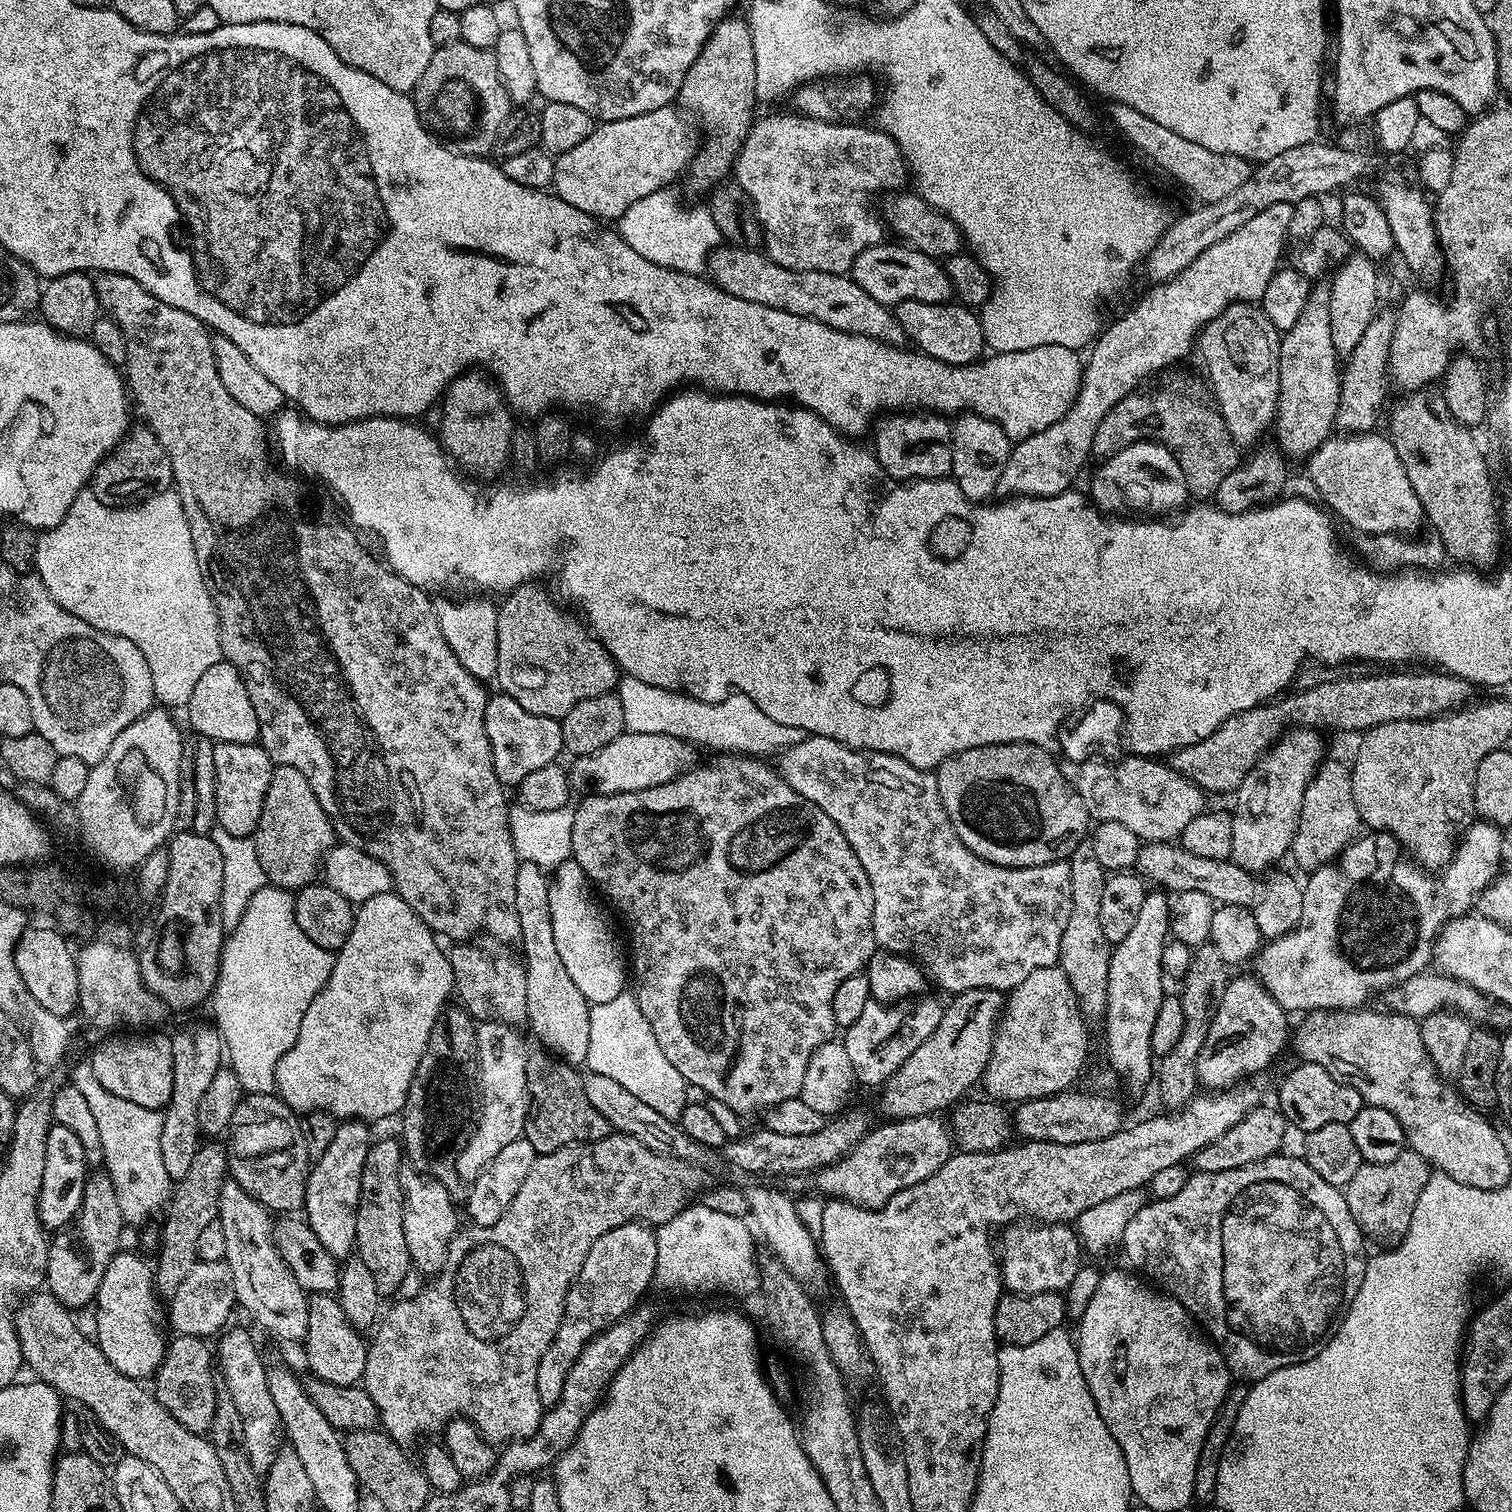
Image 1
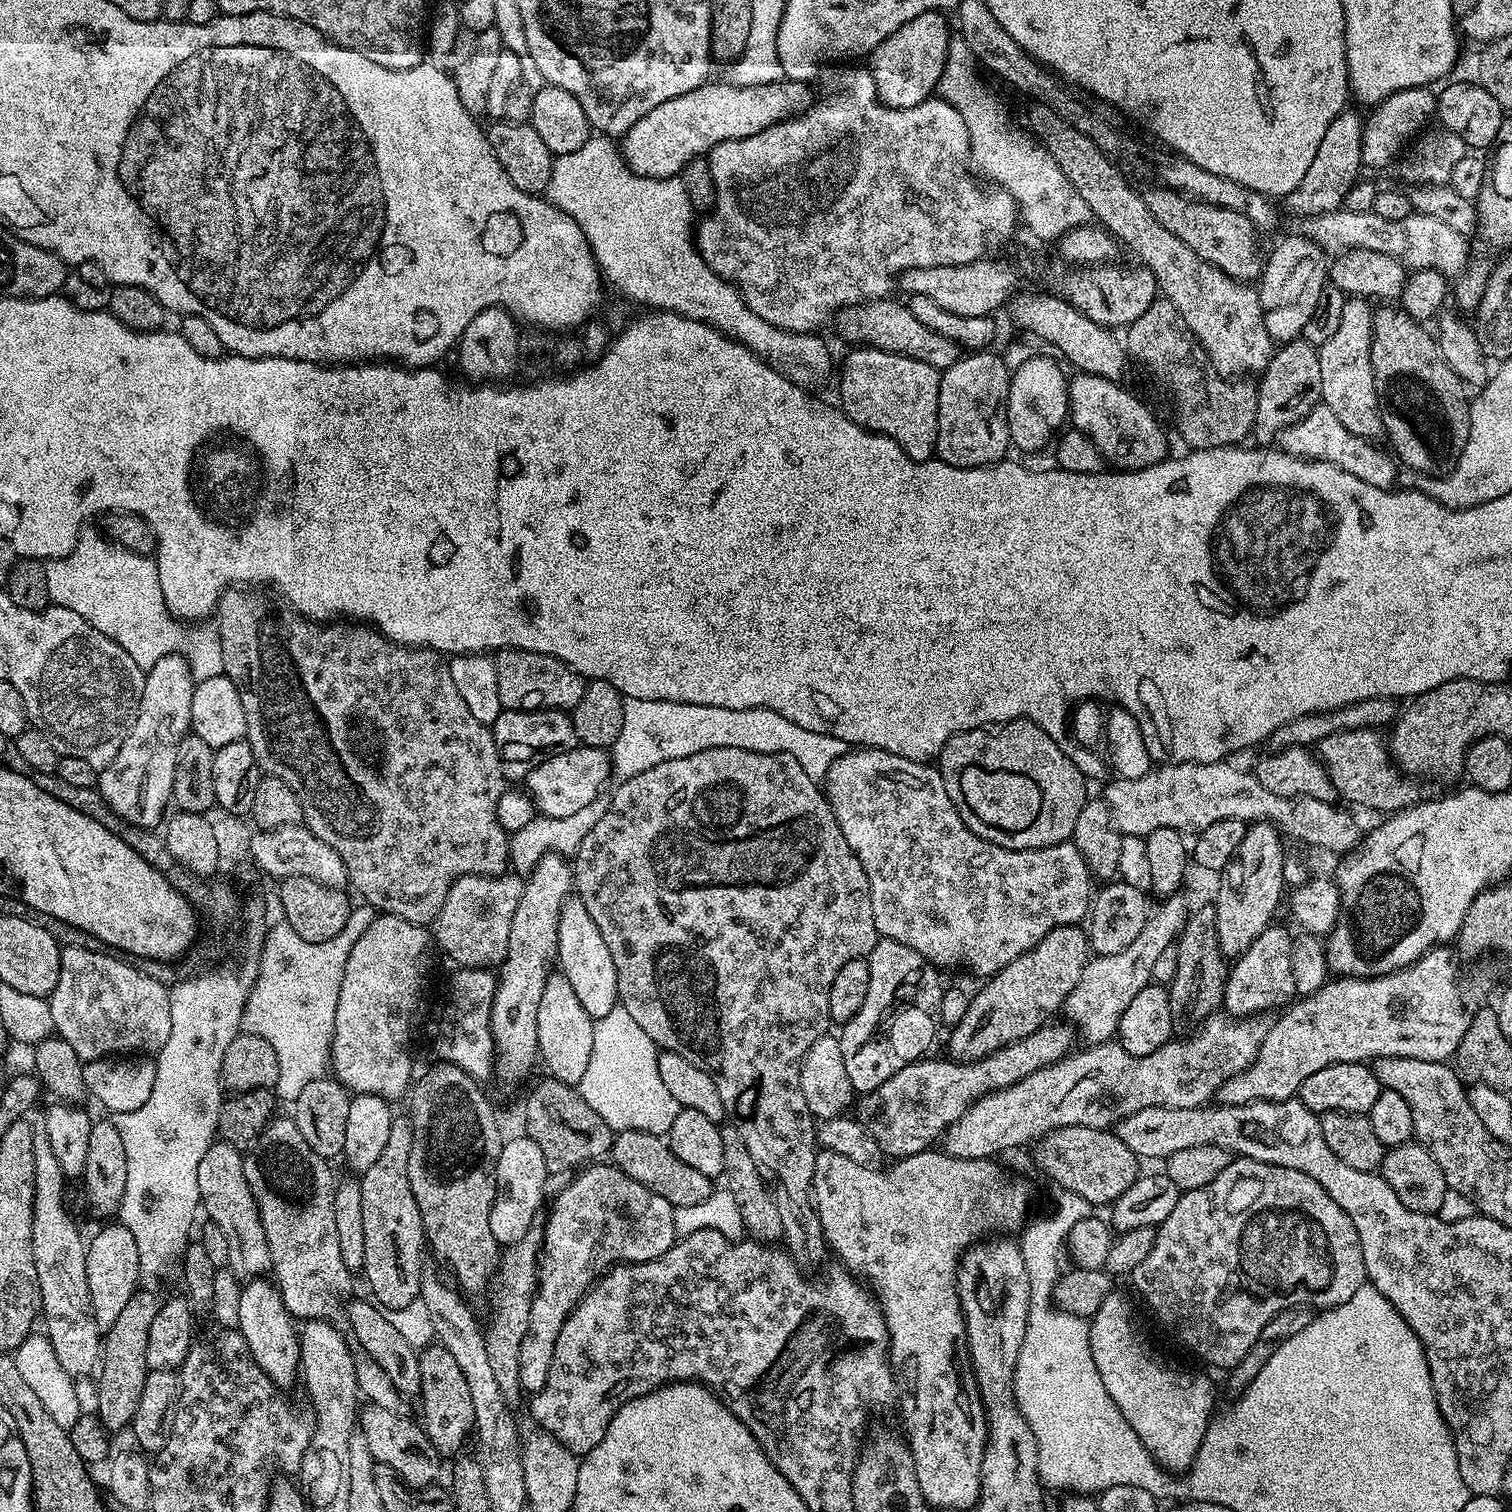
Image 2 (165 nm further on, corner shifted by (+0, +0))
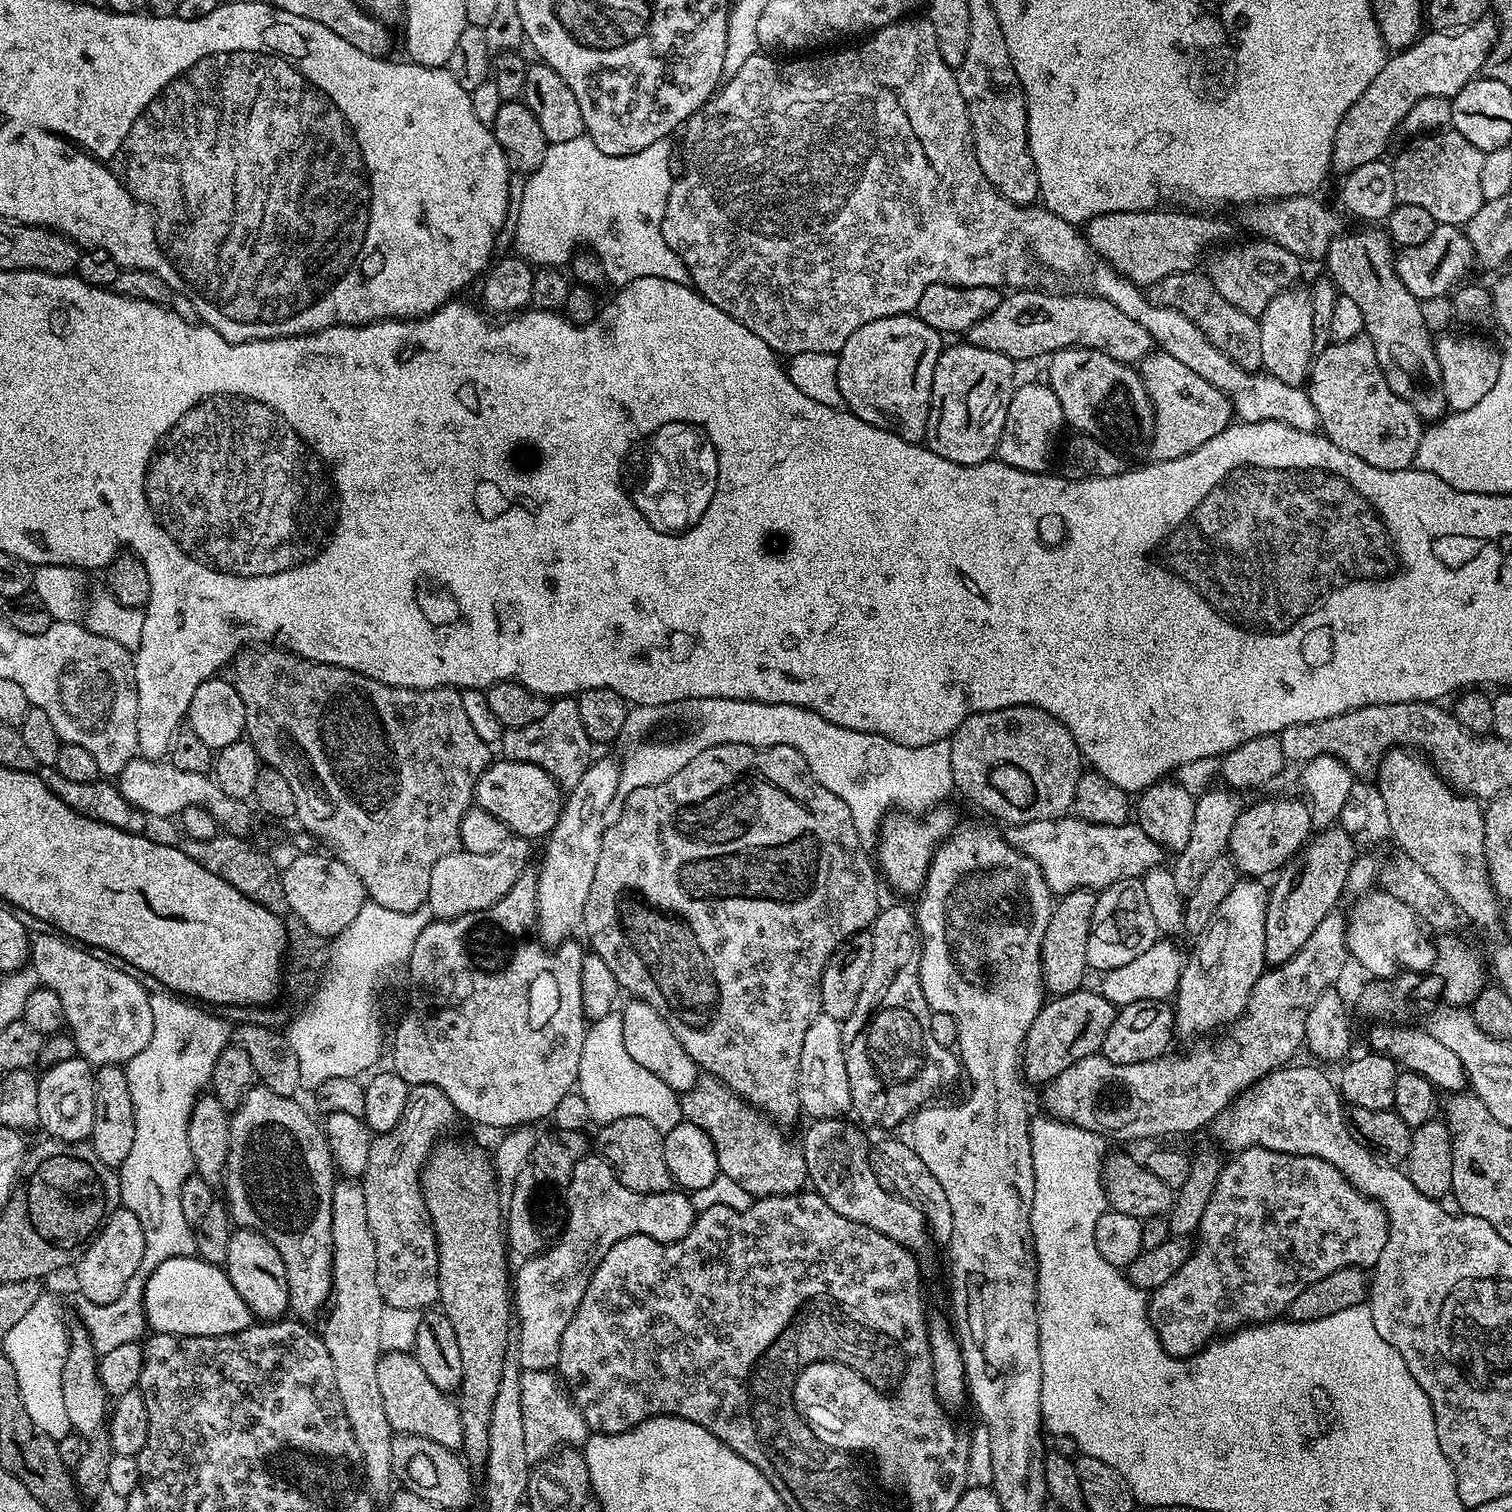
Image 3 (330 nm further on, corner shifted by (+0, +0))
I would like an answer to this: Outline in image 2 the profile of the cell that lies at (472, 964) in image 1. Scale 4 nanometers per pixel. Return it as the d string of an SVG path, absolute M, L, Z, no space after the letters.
M459 876L446 894L446 902L434 921L434 944L460 968L486 968L503 964L510 942L510 922L524 893L525 877Z

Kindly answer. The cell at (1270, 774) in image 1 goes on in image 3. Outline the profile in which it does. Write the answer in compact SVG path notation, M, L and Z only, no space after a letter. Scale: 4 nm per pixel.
M1252 878L1237 879L1235 886L1222 898L1222 906L1214 914L1199 937L1200 945L1184 962L1184 969L1174 997L1174 1028L1184 1036L1200 1036L1215 1028L1227 1029L1248 1008L1255 983L1266 971L1266 906L1268 898L1263 883Z

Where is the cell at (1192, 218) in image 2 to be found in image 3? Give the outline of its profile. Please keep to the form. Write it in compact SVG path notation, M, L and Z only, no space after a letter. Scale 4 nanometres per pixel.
M1248 238L1245 244L1233 243L1224 246L1215 253L1212 261L1206 264L1206 275L1212 279L1212 285L1230 306L1238 306L1242 314L1259 317L1270 306L1270 302L1280 292L1293 287L1300 276L1301 257L1290 250L1278 246L1273 240Z

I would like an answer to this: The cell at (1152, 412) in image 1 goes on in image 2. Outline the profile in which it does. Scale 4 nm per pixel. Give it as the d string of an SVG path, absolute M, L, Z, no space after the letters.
M1163 298L1156 299L1133 324L1127 325L1128 340L1126 339L1126 351L1133 361L1136 360L1142 367L1148 368L1148 372L1160 384L1168 387L1170 395L1176 399L1176 428L1180 431L1182 439L1188 443L1189 449L1198 448L1227 448L1240 446L1252 435L1252 423L1254 422L1257 385L1248 378L1225 378L1208 363L1206 350L1198 342L1198 338L1186 326L1182 314L1174 305Z

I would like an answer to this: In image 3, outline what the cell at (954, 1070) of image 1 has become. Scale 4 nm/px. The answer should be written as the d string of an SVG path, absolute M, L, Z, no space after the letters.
M1076 888L1072 892L1059 897L1055 901L1052 917L1046 926L1046 934L1044 935L1044 950L1042 953L1042 967L1044 969L1044 987L1053 997L1065 996L1071 992L1077 991L1081 987L1080 984L1084 980L1084 975L1090 972L1088 967L1088 959L1086 958L1086 942L1090 934L1090 922L1094 914L1094 906L1096 905L1097 893L1090 888Z

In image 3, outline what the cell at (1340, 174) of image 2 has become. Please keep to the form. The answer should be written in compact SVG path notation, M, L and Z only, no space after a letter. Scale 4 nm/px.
M1485 14L1478 22L1453 32L1425 31L1409 48L1389 55L1374 82L1366 86L1362 98L1346 110L1342 122L1338 124L1338 134L1334 134L1331 171L1347 174L1358 170L1358 166L1366 166L1366 162L1381 159L1392 135L1401 131L1406 114L1410 114L1410 106L1427 96L1457 96L1462 86L1481 75L1497 35L1497 21Z

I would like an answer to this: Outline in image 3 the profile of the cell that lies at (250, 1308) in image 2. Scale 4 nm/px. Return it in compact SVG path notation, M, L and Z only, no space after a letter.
M237 1227L230 1238L226 1262L222 1267L230 1282L234 1282L234 1290L238 1290L242 1302L250 1306L253 1317L271 1322L281 1319L289 1311L286 1266L282 1266L282 1254L278 1254L278 1250L274 1250L274 1246L262 1234Z

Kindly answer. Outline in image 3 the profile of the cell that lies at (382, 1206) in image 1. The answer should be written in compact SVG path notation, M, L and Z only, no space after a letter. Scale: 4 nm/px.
M414 1084L408 1089L408 1108L402 1114L398 1126L389 1132L381 1132L370 1146L370 1159L362 1177L366 1198L366 1222L370 1222L370 1234L374 1234L374 1246L378 1254L378 1290L385 1305L396 1308L428 1310L439 1301L440 1278L438 1276L438 1246L432 1230L432 1219L426 1210L426 1202L420 1189L420 1171L432 1151L433 1144L445 1135L444 1132L458 1120L456 1108L438 1090L438 1086Z

